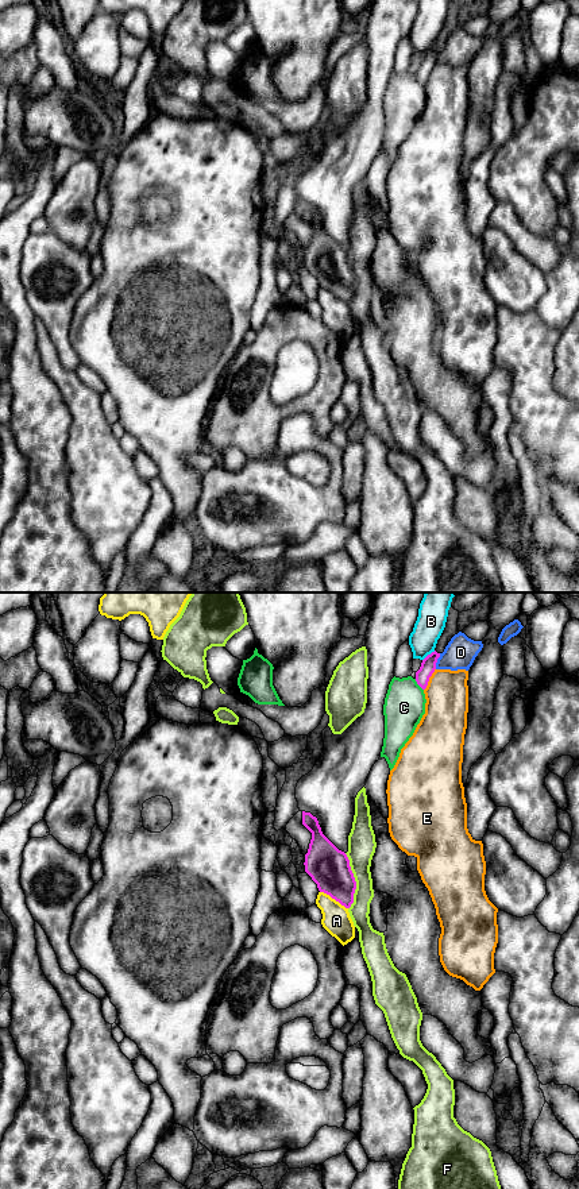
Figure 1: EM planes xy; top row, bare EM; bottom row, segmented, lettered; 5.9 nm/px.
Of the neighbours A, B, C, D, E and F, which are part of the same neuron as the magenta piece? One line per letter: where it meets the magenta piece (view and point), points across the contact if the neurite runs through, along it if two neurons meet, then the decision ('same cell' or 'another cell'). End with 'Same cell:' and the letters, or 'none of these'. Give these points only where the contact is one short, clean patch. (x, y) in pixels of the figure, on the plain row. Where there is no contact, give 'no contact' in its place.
A: xy (334, 293) | another cell
B: xy (428, 50) | another cell
C: xy (417, 78) | another cell
D: xy (436, 57) | another cell
E: xy (428, 74) | another cell
F: xy (355, 277) | another cell
Same cell: none of these

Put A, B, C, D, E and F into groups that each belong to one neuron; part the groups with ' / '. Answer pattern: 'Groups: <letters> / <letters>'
Groups: A / B / C / D / E / F

